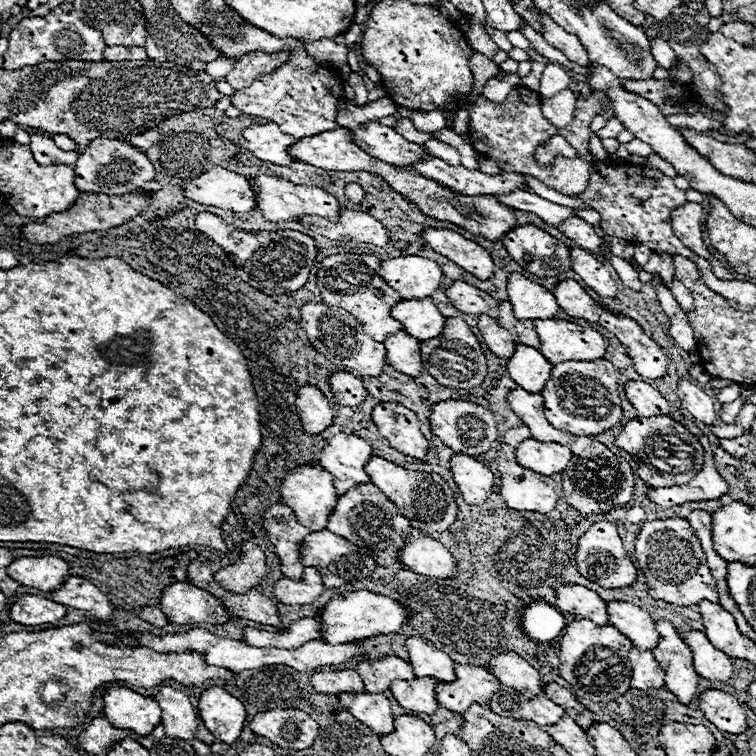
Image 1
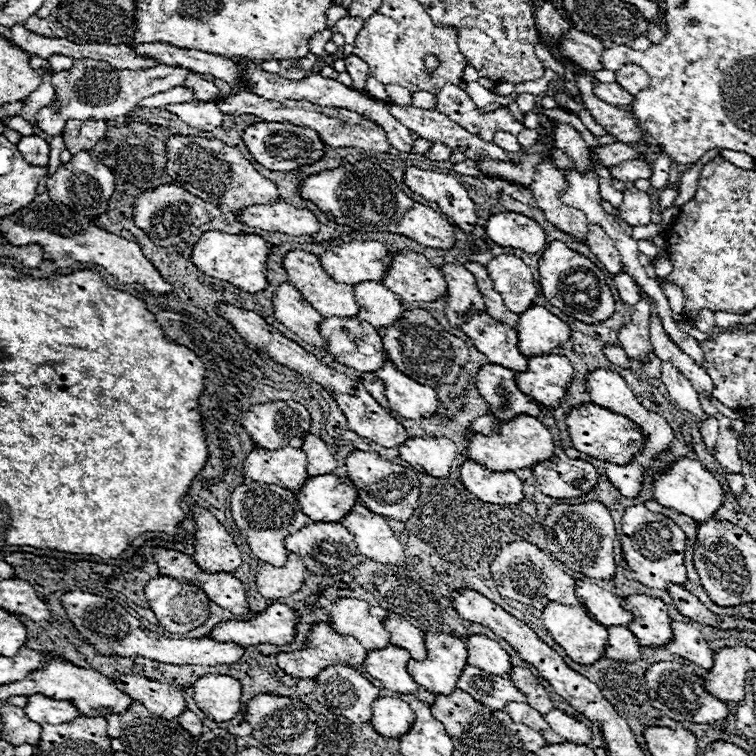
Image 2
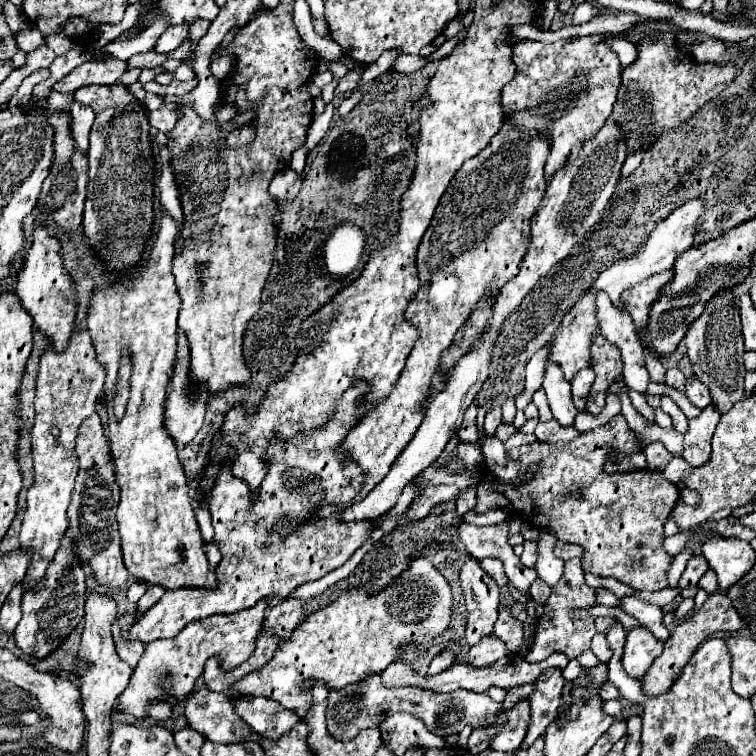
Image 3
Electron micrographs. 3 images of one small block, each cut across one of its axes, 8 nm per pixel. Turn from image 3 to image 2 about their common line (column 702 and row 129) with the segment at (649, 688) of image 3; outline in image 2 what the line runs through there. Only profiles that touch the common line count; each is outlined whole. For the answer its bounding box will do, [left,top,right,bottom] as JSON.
[574,74,644,144]

